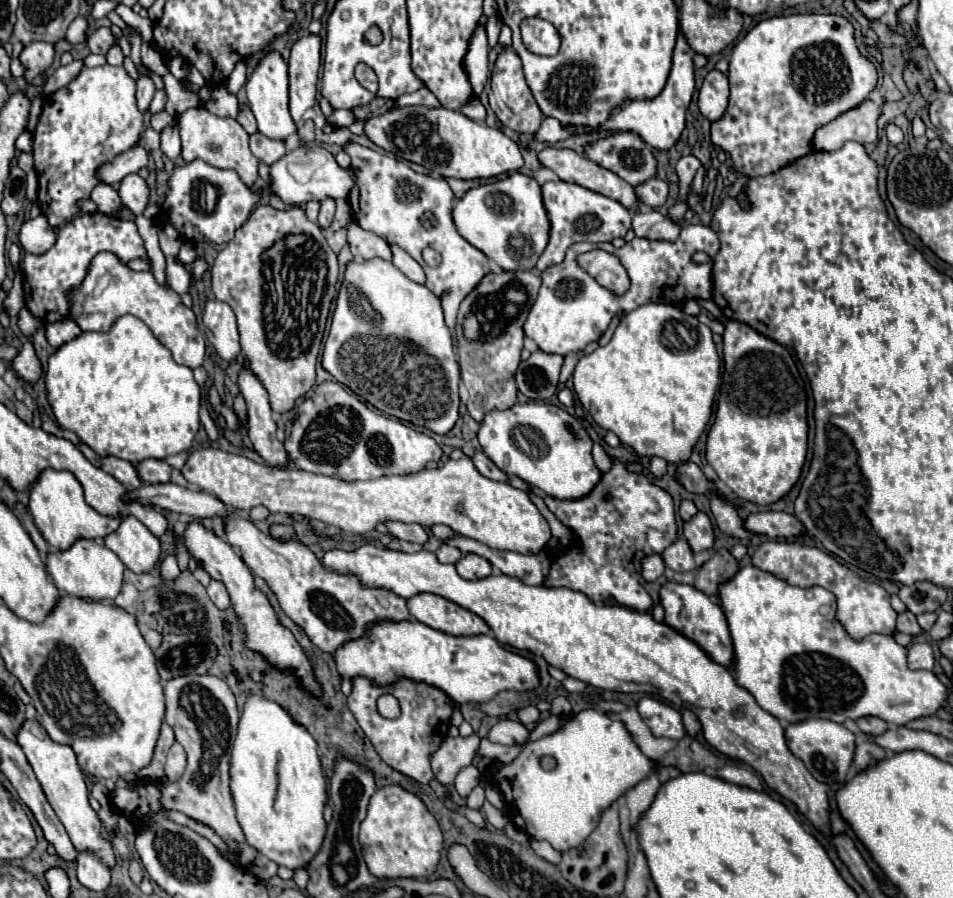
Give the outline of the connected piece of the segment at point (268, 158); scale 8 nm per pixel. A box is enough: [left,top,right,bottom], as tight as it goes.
[250,132,286,166]

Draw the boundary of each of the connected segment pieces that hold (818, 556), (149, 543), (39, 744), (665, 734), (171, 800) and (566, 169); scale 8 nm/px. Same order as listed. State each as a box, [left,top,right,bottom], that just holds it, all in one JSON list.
[[752,540,896,640],[104,516,160,572],[18,720,116,870],[638,696,686,740],[160,676,258,868],[538,148,638,210]]

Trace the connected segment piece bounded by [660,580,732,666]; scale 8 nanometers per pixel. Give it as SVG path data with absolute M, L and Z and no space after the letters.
M666 580L660 588L660 602L664 606L664 622L684 634L686 638L694 640L714 662L722 666L730 666L732 662L732 638L724 618L724 612L718 604L714 604L706 594L690 584L680 584L674 580Z

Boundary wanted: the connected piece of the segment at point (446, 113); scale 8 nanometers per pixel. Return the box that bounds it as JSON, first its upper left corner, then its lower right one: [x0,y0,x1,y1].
[364,106,524,178]

